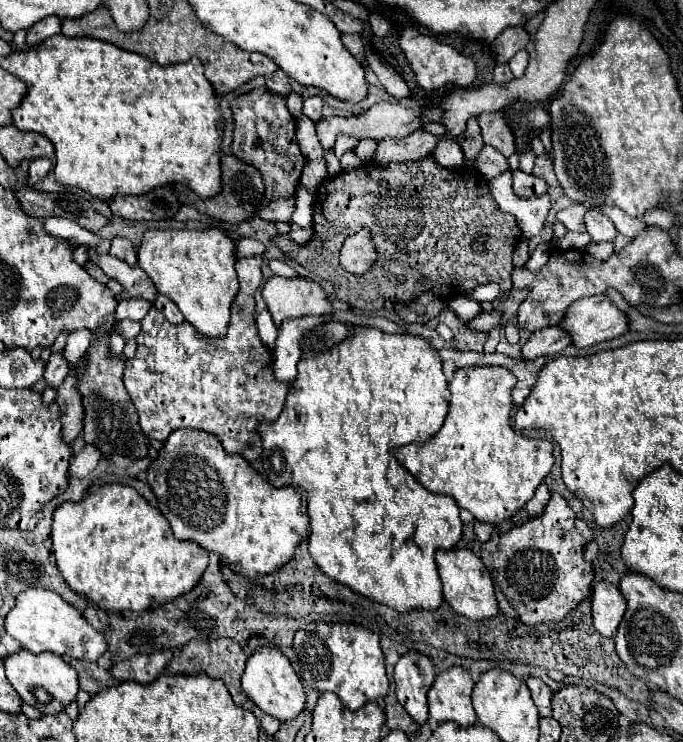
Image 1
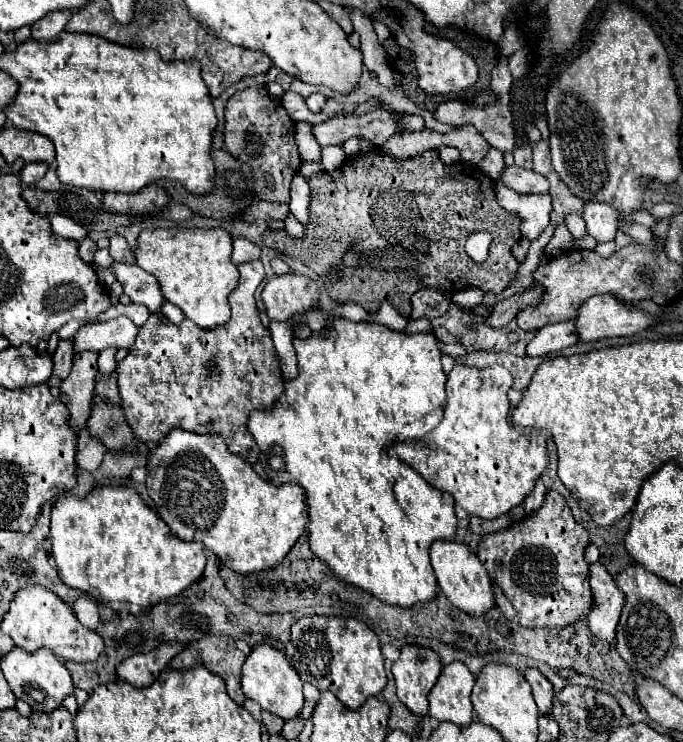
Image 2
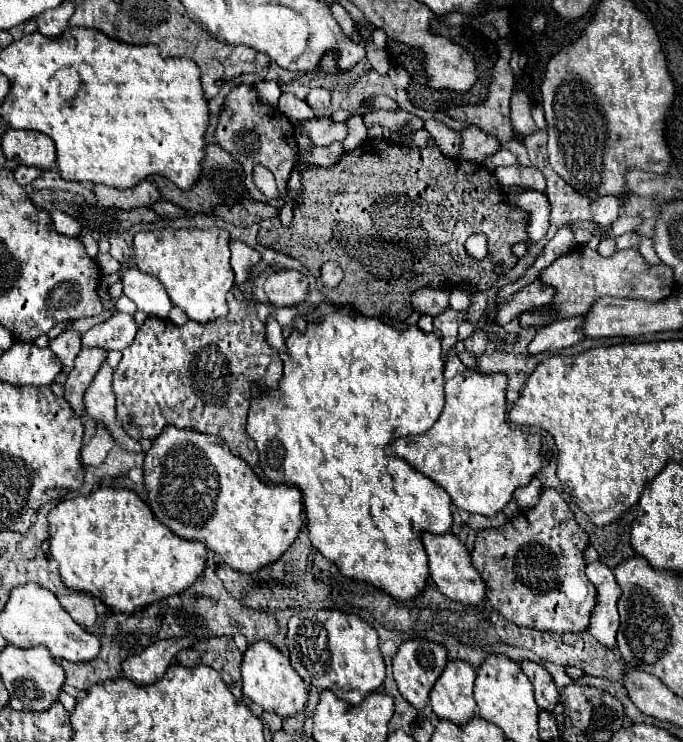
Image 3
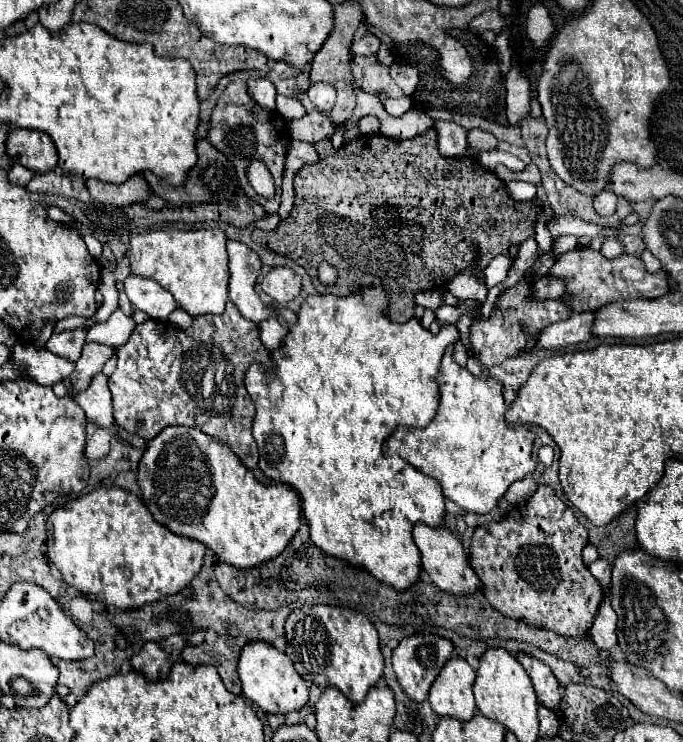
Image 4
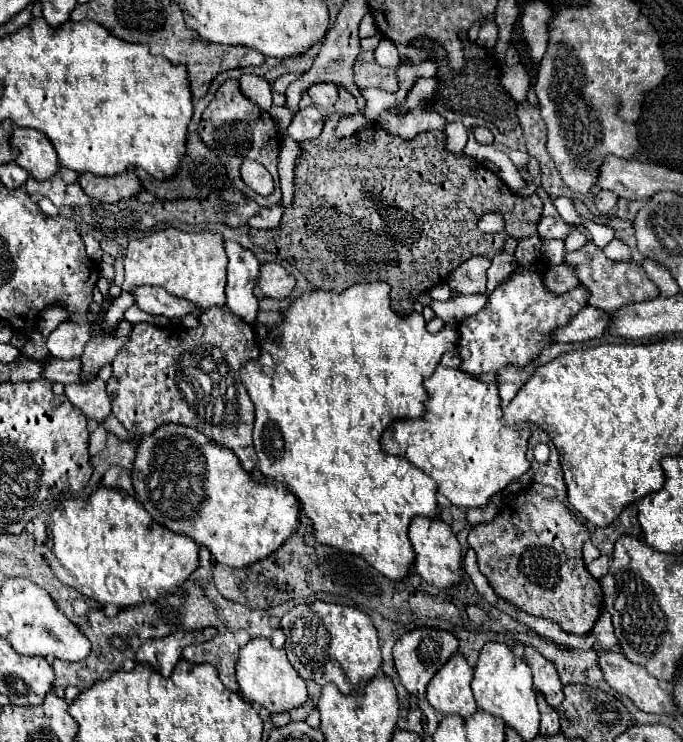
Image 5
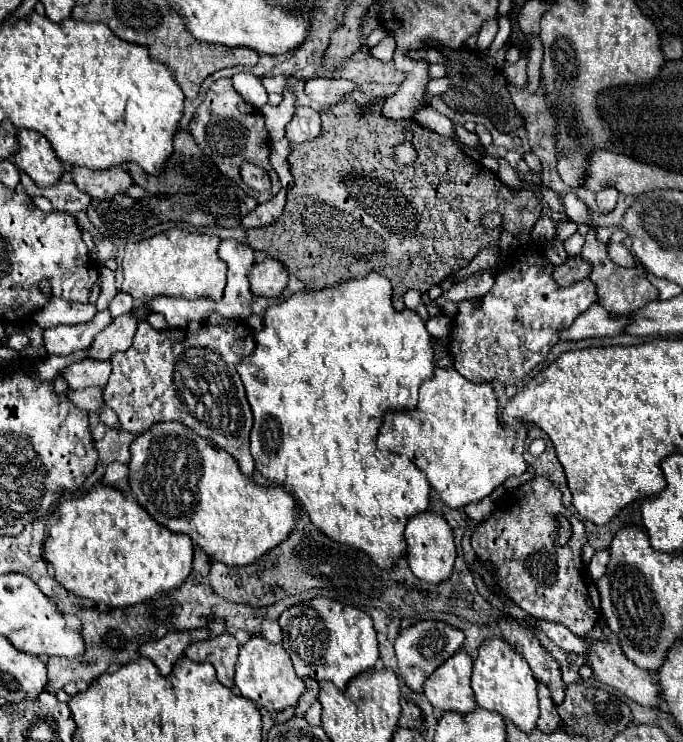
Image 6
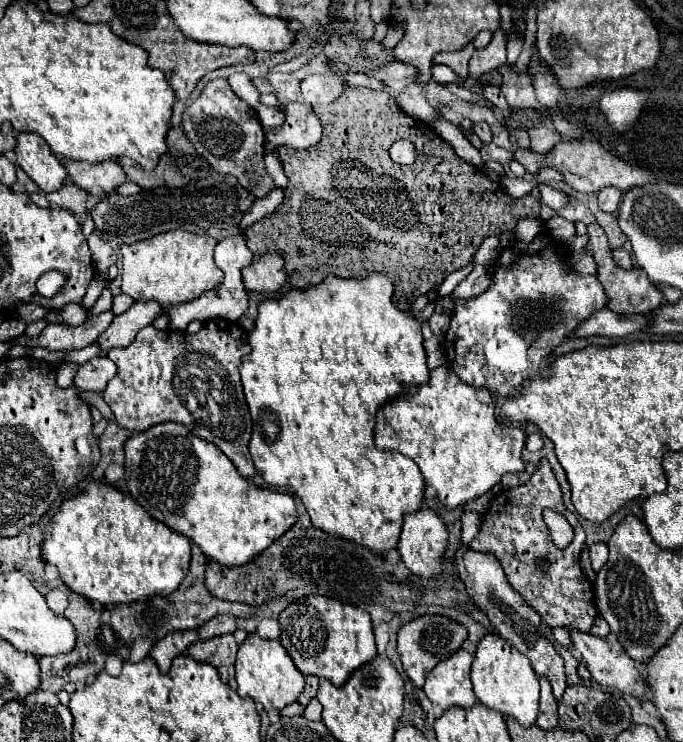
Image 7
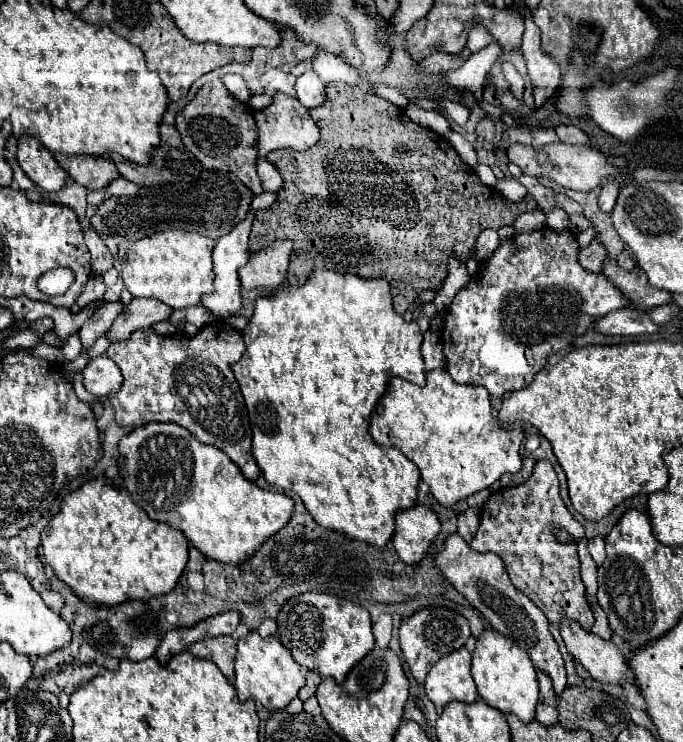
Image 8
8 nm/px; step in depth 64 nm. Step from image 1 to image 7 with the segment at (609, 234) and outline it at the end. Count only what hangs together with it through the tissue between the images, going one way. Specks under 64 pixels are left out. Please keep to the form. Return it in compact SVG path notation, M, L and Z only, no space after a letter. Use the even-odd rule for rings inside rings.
M602 188L598 194L598 206L602 212L614 212L622 200L622 192L618 188Z

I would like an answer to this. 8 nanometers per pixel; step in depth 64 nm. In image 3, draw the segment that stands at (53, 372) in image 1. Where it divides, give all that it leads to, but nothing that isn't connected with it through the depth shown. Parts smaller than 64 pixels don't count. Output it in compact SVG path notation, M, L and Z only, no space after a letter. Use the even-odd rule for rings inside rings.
M66 330L66 332L62 332L58 338L50 340L50 346L48 346L48 348L58 356L58 360L60 360L66 368L72 368L76 356L80 354L80 348L82 348L80 332Z

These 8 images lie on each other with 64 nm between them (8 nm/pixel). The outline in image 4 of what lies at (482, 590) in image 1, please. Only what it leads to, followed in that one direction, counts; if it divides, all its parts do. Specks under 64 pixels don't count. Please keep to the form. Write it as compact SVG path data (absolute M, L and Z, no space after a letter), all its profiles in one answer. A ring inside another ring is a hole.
M418 522L412 530L412 538L422 554L422 570L428 574L428 578L444 592L452 592L452 594L470 594L474 590L480 588L480 580L476 578L476 574L472 572L470 564L466 562L468 556L460 544L460 540L446 528L438 526L432 528L424 522Z

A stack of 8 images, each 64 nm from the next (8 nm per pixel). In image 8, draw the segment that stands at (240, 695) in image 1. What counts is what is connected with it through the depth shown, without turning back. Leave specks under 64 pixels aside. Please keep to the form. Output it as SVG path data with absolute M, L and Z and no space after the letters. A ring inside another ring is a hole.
M218 636L200 640L190 646L190 652L198 658L212 660L222 674L232 680L234 678L234 656L236 656L236 640L232 636Z

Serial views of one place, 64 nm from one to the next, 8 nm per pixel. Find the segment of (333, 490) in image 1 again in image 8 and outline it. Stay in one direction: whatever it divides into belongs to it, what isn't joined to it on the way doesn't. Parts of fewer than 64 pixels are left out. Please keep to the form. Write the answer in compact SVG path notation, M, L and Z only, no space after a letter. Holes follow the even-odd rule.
M332 270L312 272L312 276L306 280L304 286L294 288L290 284L284 284L272 296L260 296L256 300L254 314L248 320L248 326L242 330L246 352L236 364L232 364L232 372L236 376L236 382L240 386L240 392L244 396L244 402L246 402L246 408L248 408L248 414L252 420L252 434L254 434L252 436L252 454L254 454L264 478L268 480L268 484L272 484L278 490L296 492L300 496L300 500L304 502L306 510L312 514L312 518L318 524L322 524L324 528L344 532L356 540L370 542L378 548L384 548L388 544L388 540L392 538L394 514L402 508L410 508L416 504L416 484L420 478L420 472L412 460L404 458L392 446L376 444L368 432L370 410L374 408L378 398L384 394L386 382L390 378L400 376L412 384L418 384L418 386L424 384L424 362L422 362L422 354L420 354L420 344L422 344L420 326L418 326L418 322L404 322L404 318L400 314L396 314L396 310L392 308L390 298L392 298L390 286L382 278L374 280L374 278L360 278L360 276L344 276L344 274L338 274Z

